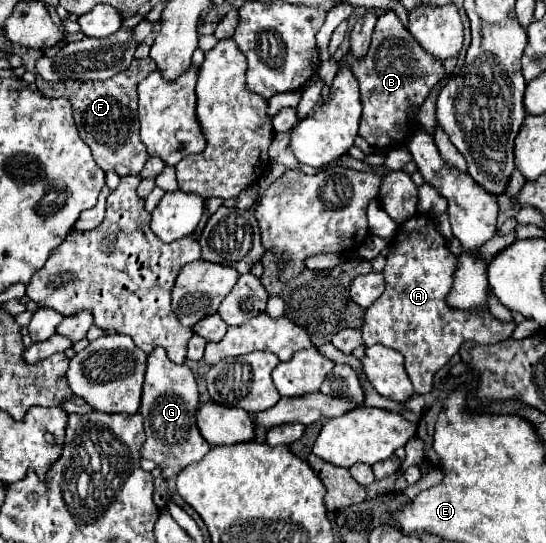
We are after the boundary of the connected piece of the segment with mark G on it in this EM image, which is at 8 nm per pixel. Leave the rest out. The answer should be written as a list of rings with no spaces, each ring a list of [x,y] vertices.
[[[155,347],[147,357],[147,373],[139,409],[139,413],[145,419],[147,433],[147,441],[141,445],[141,457],[155,461],[157,467],[161,467],[163,471],[163,479],[175,477],[187,465],[201,461],[211,449],[211,445],[203,441],[195,423],[197,405],[199,391],[193,371],[185,363],[173,363],[163,347]]]

